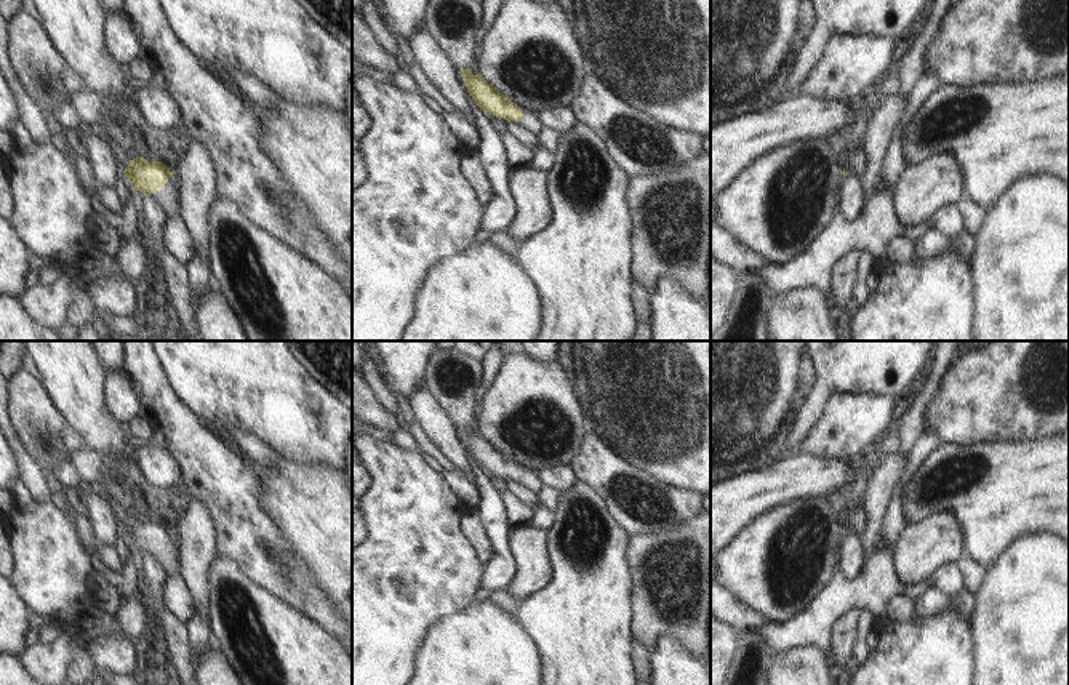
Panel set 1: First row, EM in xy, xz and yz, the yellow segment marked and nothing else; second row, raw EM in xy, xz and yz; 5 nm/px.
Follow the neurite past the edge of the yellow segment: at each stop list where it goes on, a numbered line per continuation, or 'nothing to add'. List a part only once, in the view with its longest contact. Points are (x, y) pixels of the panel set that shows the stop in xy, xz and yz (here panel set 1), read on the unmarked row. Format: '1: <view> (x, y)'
1: xy (168, 554)

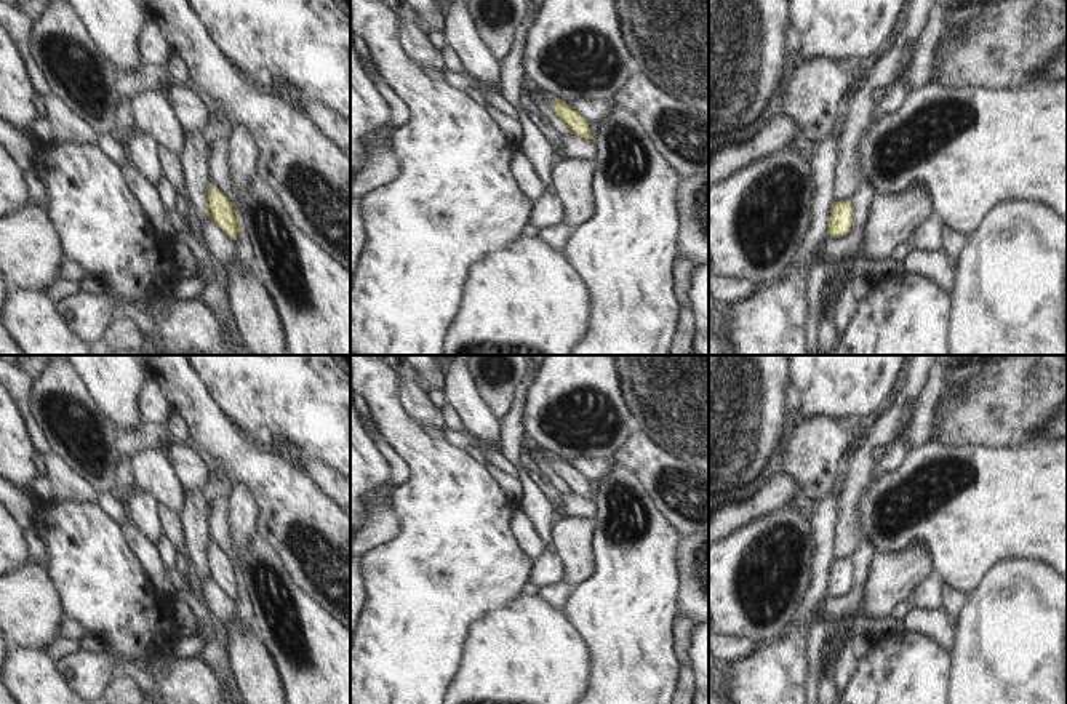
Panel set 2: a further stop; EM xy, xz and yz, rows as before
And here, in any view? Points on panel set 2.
nothing to add

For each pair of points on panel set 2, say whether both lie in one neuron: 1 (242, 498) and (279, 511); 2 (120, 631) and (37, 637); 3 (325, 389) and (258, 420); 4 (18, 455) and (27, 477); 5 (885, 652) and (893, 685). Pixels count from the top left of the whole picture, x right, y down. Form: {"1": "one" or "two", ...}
{"1": "two", "2": "two", "3": "one", "4": "one", "5": "one"}

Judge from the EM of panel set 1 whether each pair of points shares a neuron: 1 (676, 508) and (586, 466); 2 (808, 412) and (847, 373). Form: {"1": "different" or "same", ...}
{"1": "same", "2": "same"}

